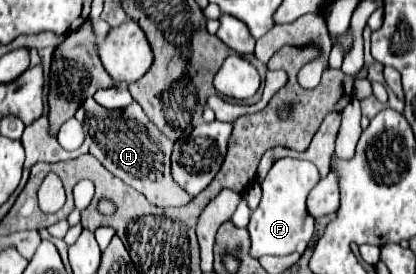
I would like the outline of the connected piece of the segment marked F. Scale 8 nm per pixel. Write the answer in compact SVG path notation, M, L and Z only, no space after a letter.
M282 158L278 160L268 176L260 182L262 200L250 216L250 256L286 256L292 252L304 252L314 236L314 218L306 212L306 196L318 184L320 176L312 162Z

